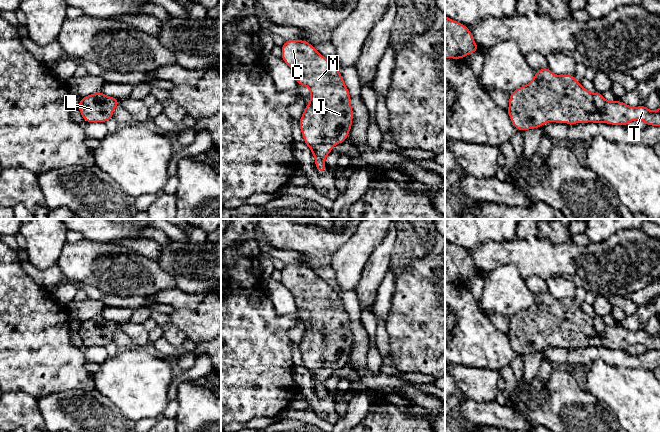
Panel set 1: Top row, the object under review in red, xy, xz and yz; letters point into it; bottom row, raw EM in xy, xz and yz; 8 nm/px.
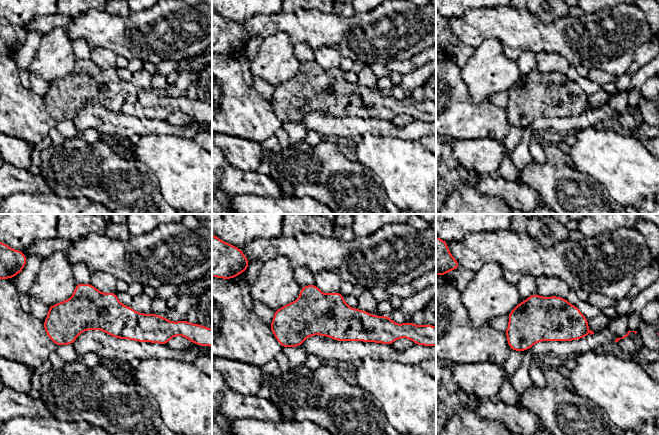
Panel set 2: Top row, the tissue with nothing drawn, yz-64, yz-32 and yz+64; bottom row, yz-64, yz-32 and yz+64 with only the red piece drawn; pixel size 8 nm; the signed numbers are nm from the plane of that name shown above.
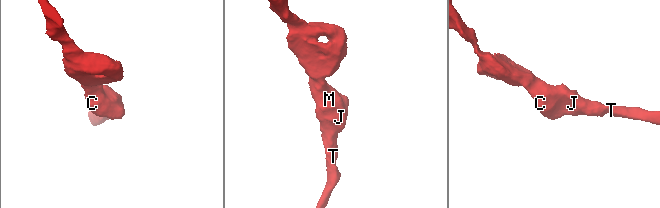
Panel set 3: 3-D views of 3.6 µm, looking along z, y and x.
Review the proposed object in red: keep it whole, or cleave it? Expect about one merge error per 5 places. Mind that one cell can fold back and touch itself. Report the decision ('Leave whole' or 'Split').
Leave whole

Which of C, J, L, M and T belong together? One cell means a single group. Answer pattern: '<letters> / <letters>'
C J L M T

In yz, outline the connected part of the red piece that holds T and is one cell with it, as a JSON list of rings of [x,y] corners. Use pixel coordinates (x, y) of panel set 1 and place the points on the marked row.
[[[548,66],[536,71],[534,79],[509,94],[509,107],[506,110],[513,126],[518,131],[540,128],[549,122],[607,123],[627,126],[635,120],[644,121],[647,126],[660,126],[660,107],[651,111],[646,105],[631,107],[622,101],[607,101],[600,92],[591,93],[579,84],[574,75],[552,73]]]

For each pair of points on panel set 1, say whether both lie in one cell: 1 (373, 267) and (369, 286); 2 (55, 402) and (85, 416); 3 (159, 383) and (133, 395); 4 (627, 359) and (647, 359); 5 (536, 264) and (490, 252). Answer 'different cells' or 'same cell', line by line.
1: same cell
2: same cell
3: same cell
4: same cell
5: same cell

